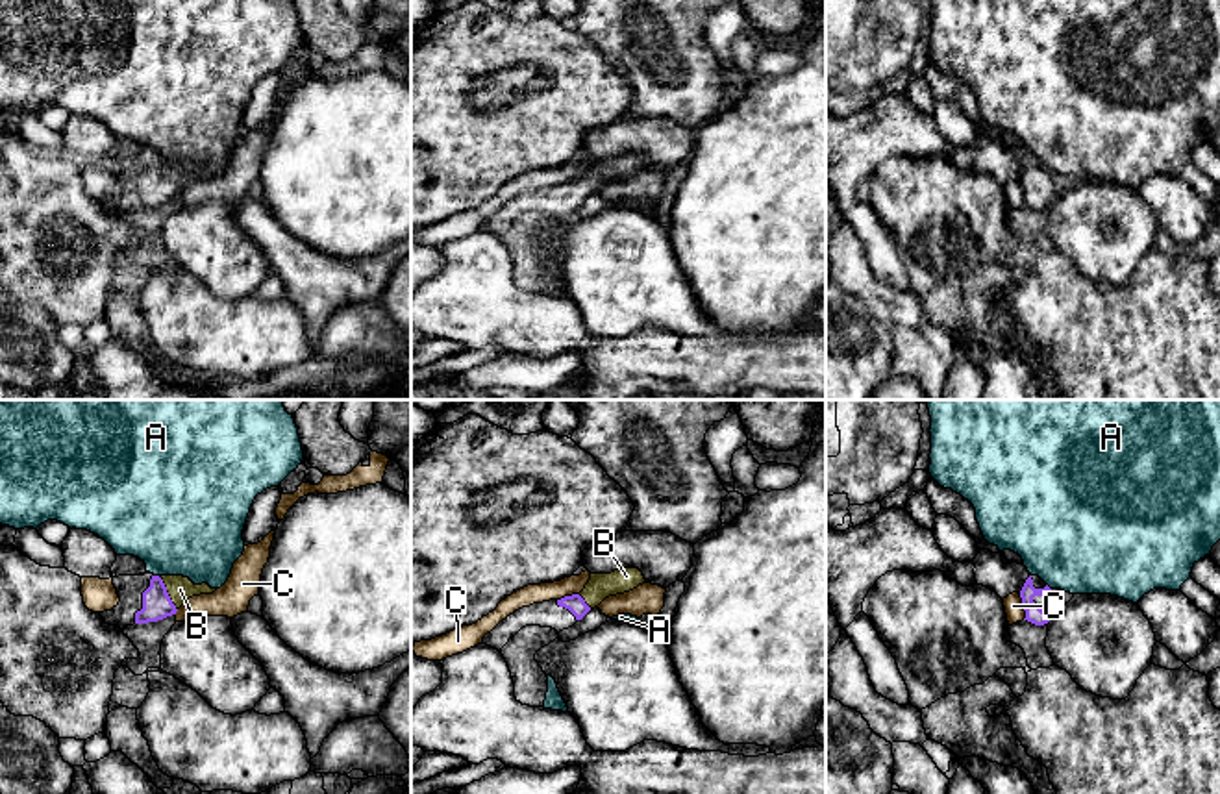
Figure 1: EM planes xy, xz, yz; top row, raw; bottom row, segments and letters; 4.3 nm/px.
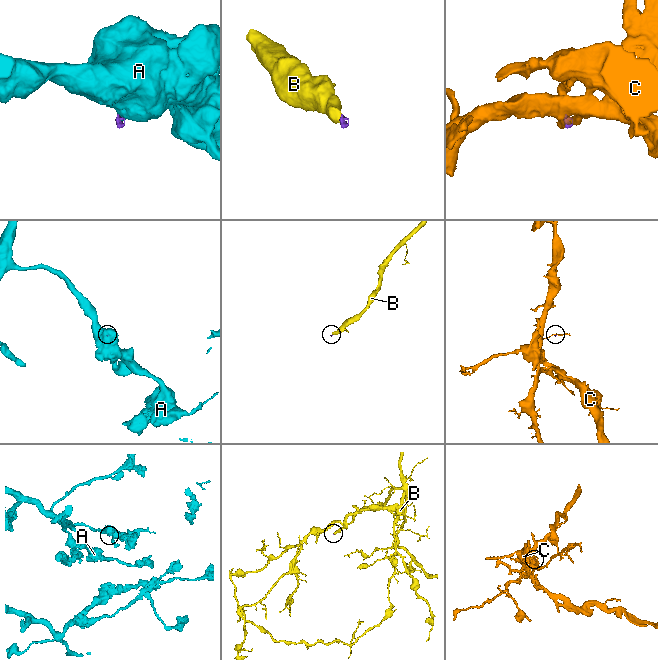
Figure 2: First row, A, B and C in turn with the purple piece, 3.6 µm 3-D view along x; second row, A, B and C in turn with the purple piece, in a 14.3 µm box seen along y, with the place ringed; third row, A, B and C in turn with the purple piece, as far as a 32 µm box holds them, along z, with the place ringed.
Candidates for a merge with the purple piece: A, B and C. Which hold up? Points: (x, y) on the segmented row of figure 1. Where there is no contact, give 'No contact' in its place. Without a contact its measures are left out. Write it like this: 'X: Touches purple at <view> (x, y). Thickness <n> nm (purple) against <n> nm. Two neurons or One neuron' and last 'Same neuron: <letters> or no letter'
A: Touches purple at xy (156, 576). Thickness 130 nm (purple) against 440 nm. Two neurons
B: Touches purple at xy (167, 593). Thickness 130 nm (purple) against 110 nm. One neuron
C: Touches purple at yz (1024, 607). Thickness 80 nm (purple) against 80 nm. Two neurons
Same neuron: B

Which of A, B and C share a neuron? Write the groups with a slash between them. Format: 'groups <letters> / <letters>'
groups A / B / C

